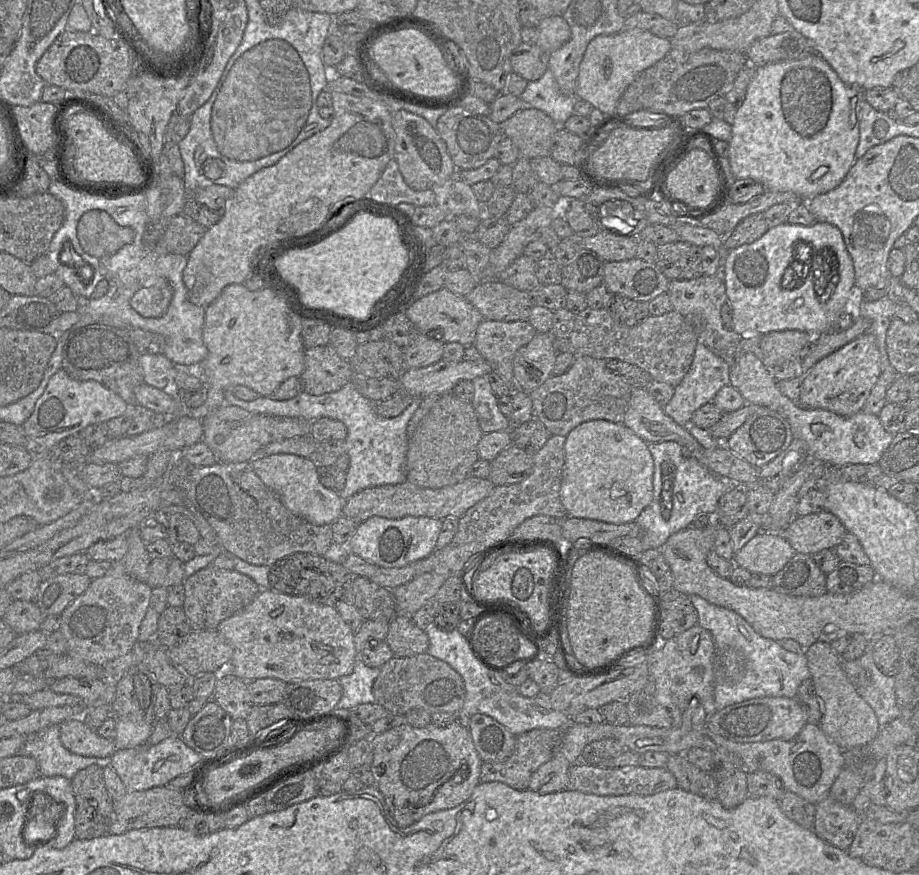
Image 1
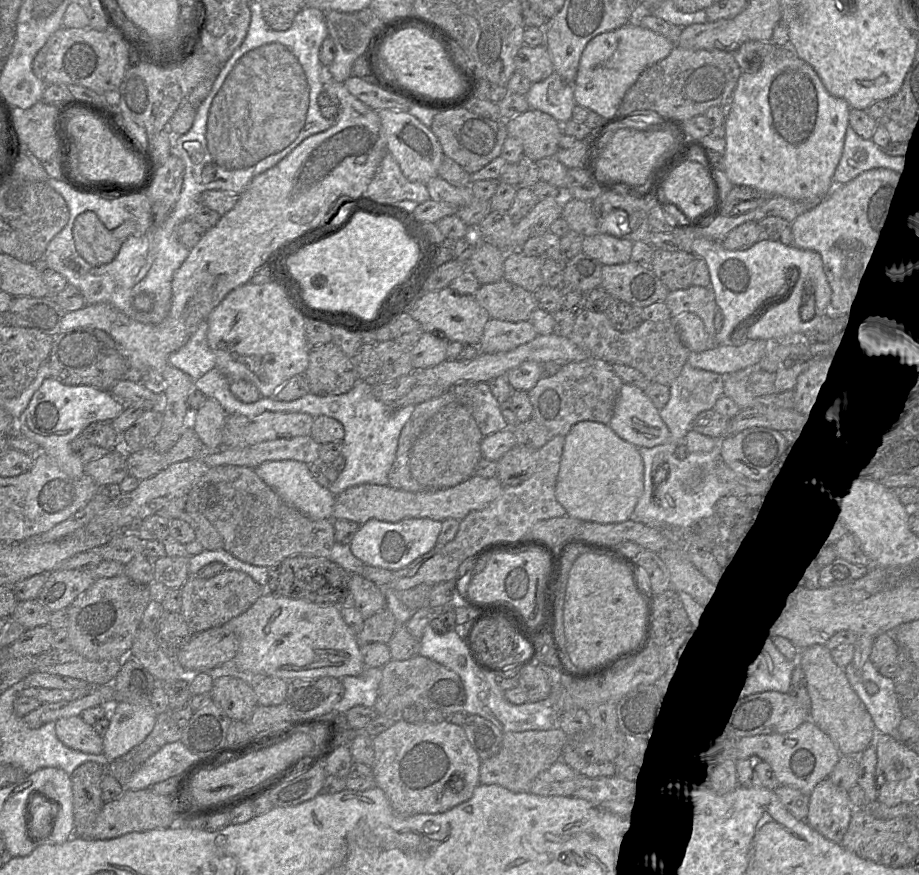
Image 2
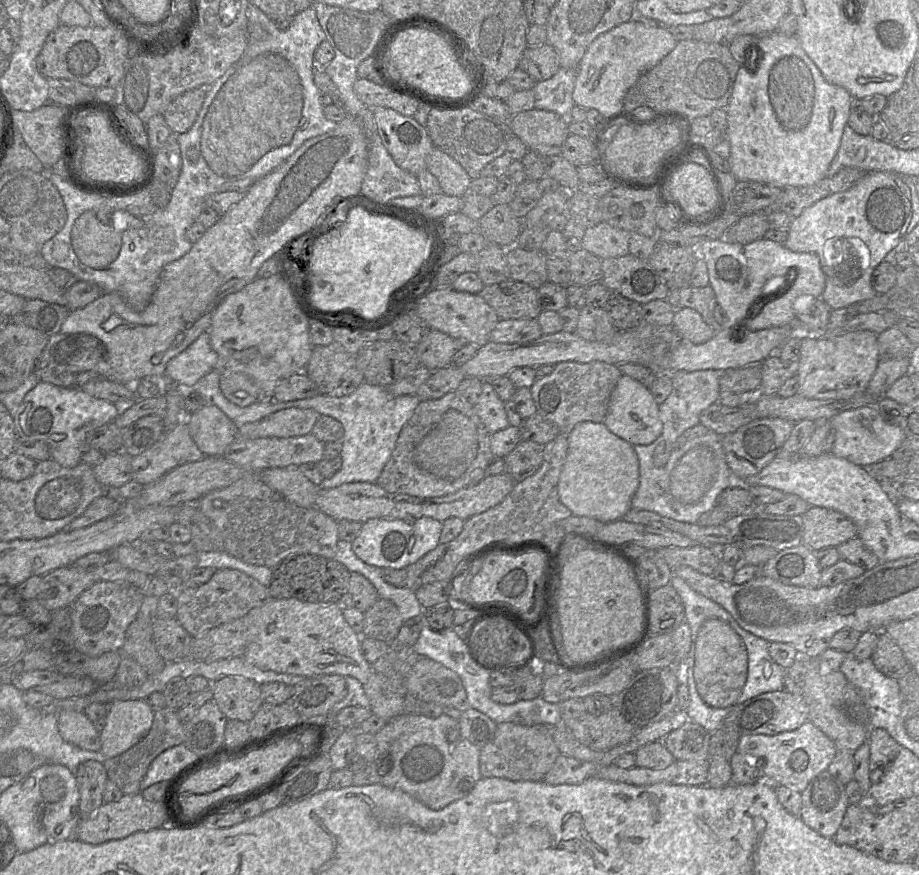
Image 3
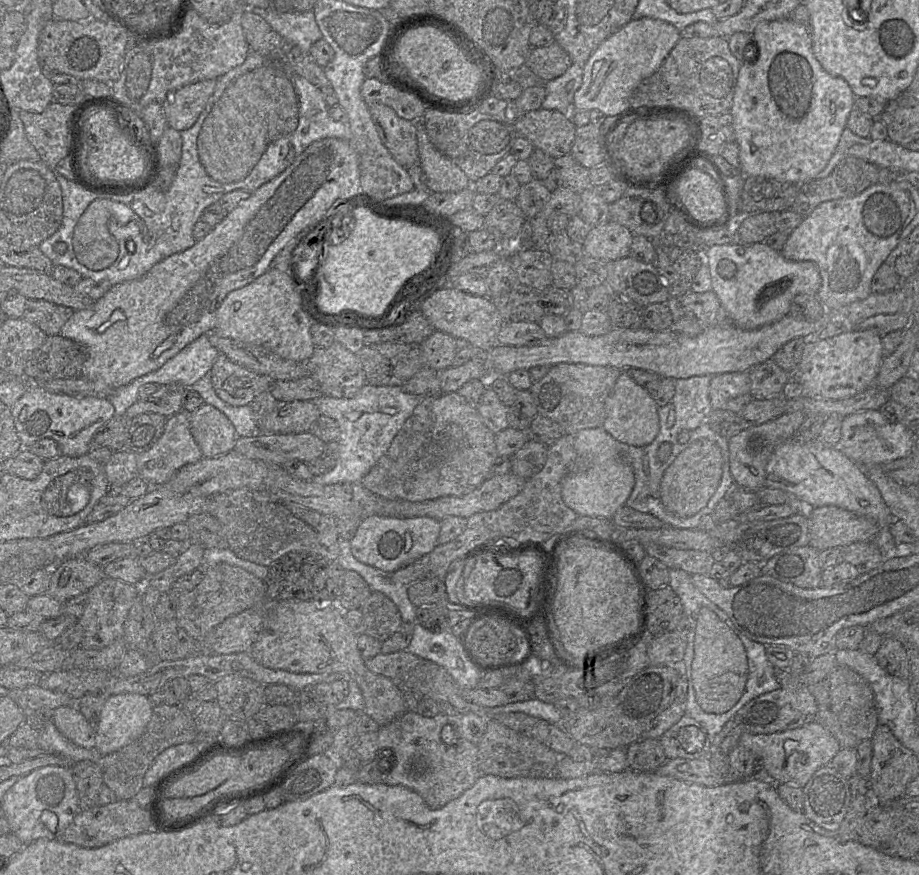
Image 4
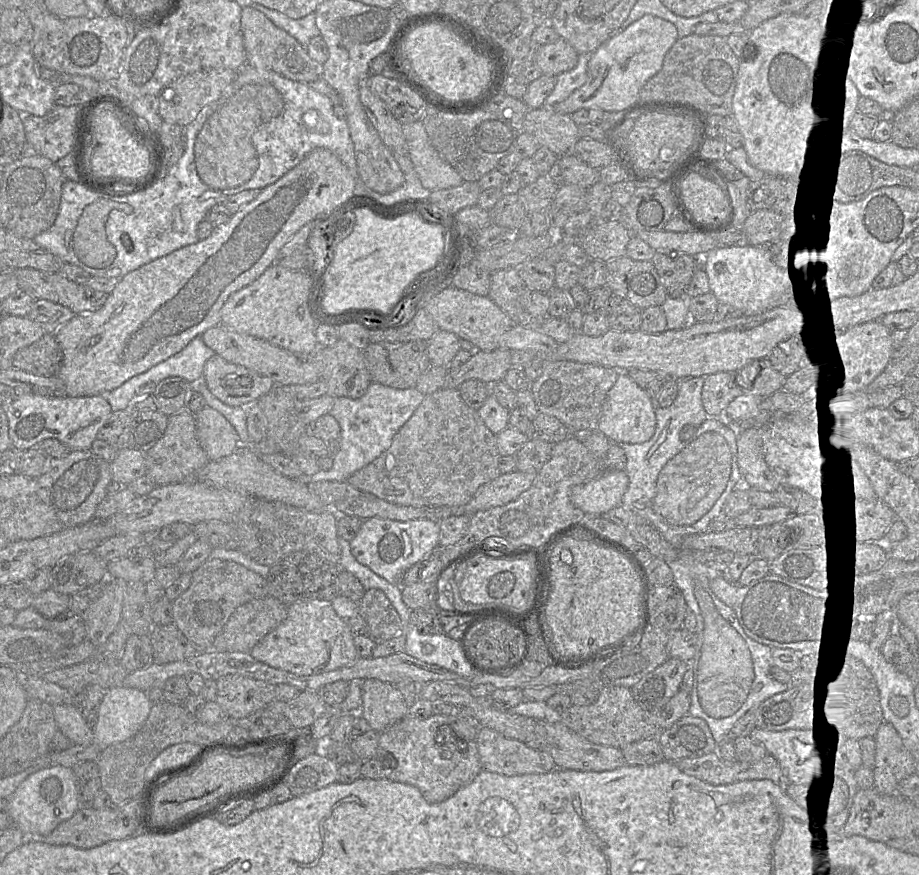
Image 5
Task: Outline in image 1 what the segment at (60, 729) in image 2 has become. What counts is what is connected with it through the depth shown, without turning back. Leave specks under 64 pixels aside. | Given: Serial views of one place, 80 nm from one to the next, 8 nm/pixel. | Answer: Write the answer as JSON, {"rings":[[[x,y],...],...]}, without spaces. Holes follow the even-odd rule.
{"rings":[[[82,717],[60,724],[60,740],[67,750],[83,757],[109,759],[116,751],[113,739],[98,735],[83,722]]]}

